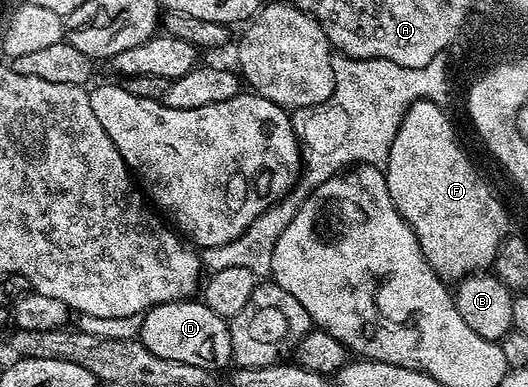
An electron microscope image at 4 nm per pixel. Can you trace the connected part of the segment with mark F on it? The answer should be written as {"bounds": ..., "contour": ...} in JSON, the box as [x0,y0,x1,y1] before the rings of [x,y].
{"bounds":[384,99,508,281],"contour":[[[421,99],[407,109],[404,121],[400,121],[396,141],[392,141],[392,149],[384,164],[384,174],[388,193],[392,193],[392,201],[400,217],[404,217],[404,221],[408,221],[416,233],[416,241],[420,241],[420,249],[434,272],[444,281],[461,281],[467,275],[485,272],[493,264],[502,240],[508,235],[506,211],[501,201],[494,196],[493,189],[478,176],[477,169],[462,152],[449,117],[438,106],[435,100]]]}

